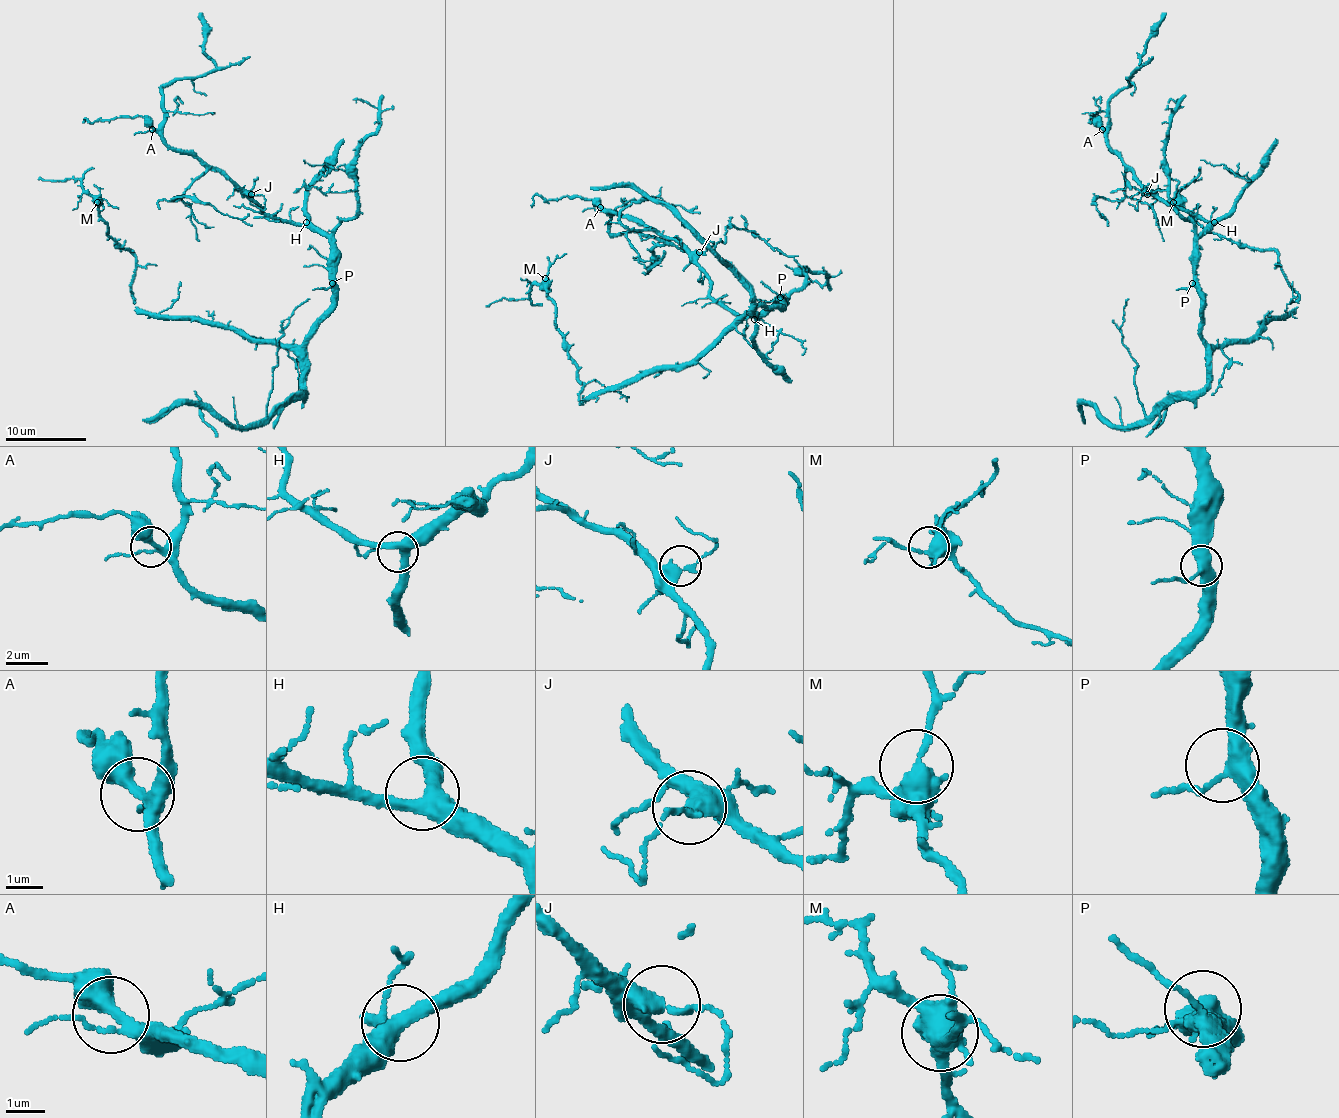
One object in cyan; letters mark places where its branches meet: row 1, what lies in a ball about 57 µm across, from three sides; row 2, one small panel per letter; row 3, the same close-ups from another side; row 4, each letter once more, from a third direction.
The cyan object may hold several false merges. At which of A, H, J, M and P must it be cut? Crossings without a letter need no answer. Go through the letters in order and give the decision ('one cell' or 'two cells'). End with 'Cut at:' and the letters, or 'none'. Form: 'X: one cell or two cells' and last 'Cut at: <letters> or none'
A: one cell
H: one cell
J: one cell
M: one cell
P: one cell
Cut at: none

